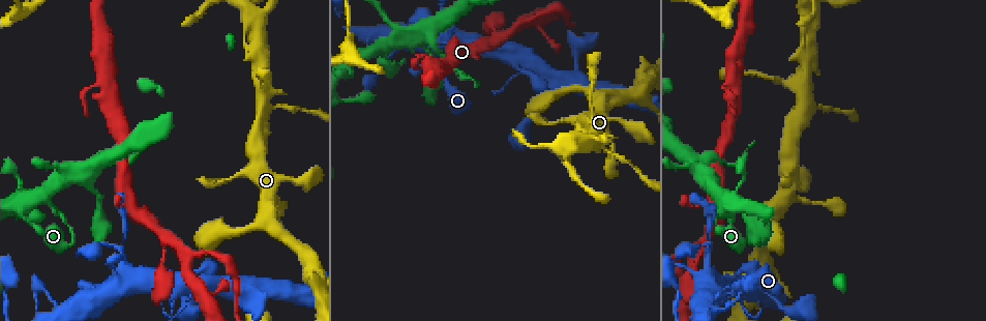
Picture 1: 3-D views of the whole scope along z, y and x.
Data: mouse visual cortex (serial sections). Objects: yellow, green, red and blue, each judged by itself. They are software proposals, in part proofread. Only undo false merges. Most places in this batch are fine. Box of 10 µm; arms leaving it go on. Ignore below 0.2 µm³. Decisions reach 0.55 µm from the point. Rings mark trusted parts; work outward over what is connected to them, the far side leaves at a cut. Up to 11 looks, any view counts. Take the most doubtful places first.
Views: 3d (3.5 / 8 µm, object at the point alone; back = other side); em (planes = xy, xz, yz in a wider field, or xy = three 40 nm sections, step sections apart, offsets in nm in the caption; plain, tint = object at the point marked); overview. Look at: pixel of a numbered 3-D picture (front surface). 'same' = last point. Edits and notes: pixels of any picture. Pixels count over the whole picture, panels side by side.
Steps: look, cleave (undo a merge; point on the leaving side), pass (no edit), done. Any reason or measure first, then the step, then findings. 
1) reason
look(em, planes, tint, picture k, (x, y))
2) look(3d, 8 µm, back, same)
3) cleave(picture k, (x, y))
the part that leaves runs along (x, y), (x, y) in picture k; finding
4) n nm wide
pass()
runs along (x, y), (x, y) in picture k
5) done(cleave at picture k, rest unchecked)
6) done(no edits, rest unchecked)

thin neck
look(3d, 8 µm, picture 1, (21, 209))

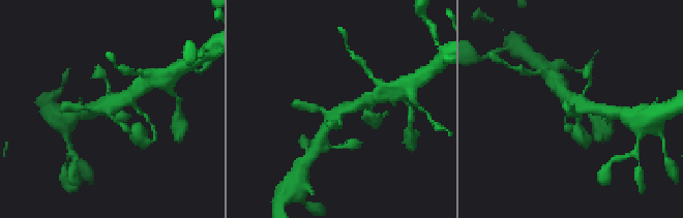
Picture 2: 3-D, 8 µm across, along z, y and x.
4 arms; arms of 150, 150, 350, 400 nm; now the EM
look(em, xy, step 1, tint, same)

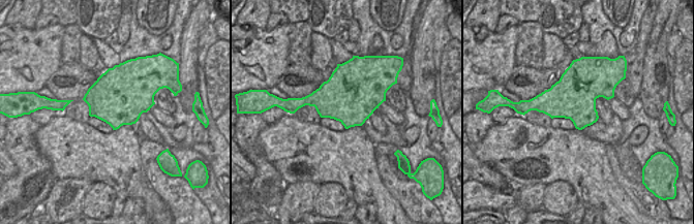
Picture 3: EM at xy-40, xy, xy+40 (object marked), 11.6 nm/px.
pass()
runs along (126, 129), (109, 110), (130, 94) in picture 2; all the same cell

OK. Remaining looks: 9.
four-way junction
look(3d, 3.5 µm, picture 1, (86, 185))

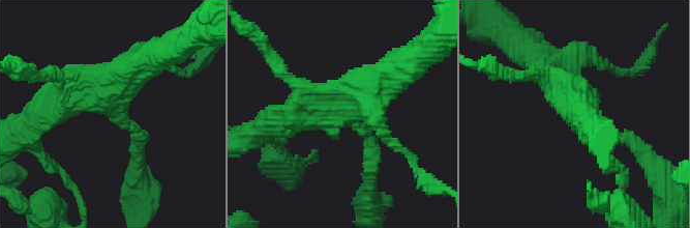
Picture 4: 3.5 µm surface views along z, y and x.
shape alone is not enough
look(em, xy, step 3, tint, picture 4, (112, 111))

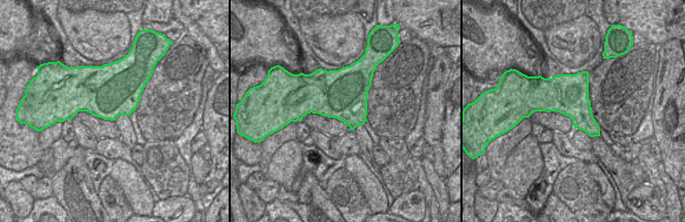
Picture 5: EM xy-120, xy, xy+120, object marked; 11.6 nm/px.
pass()
runs along (44, 112), (159, 54) in picture 4; continuous, no second cell

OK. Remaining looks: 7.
three-way junction
look(3d, 3.5 µm, picture 1, (184, 253))

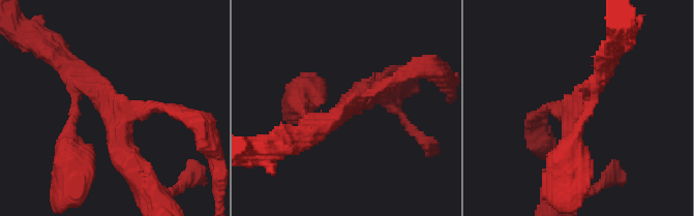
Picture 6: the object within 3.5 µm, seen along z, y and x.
need the tissue
look(em, xy, step 3, tint, picture 6, (346, 106))

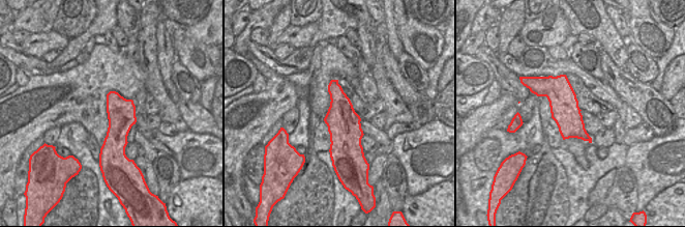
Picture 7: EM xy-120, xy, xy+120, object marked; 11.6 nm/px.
3 arms
pass()
runs along (68, 65), (116, 106), (132, 170) in picture 6; one cell here

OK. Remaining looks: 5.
abrupt turn
look(3d, 3.5 µm, picture 1, (434, 54))

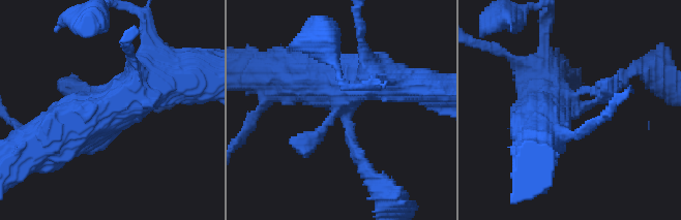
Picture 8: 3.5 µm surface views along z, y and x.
pass()
runs along (357, 151), (342, 90), (402, 82) in picture 8; one cell here

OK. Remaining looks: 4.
done(no edits, rest unchecked)

